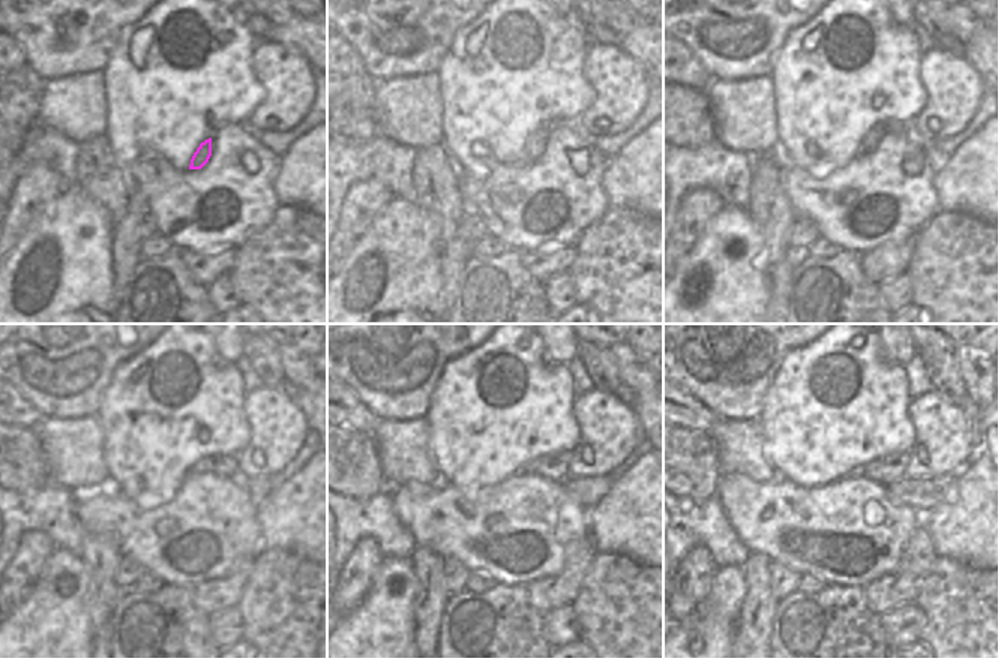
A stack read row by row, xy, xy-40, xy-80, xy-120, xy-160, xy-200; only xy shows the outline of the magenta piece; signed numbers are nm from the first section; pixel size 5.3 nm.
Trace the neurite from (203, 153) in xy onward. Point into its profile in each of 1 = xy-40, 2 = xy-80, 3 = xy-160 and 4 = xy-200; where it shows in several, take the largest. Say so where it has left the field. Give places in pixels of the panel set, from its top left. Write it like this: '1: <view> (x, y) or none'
1: xy-40 (535, 144)
2: xy-80 (868, 144)
3: xy-160 (553, 466)
4: xy-200 (887, 469)

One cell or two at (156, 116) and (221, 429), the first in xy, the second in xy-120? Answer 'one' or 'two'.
one

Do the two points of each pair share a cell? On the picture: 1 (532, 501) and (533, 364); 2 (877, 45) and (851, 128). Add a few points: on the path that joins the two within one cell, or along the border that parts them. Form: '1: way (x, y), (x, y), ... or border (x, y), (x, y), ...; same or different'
1: border (515, 472), (491, 486), (482, 487); different
2: way (863, 66), (851, 78), (851, 107); same

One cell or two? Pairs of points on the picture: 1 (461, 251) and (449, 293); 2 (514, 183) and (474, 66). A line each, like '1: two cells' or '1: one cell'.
1: one cell
2: two cells

